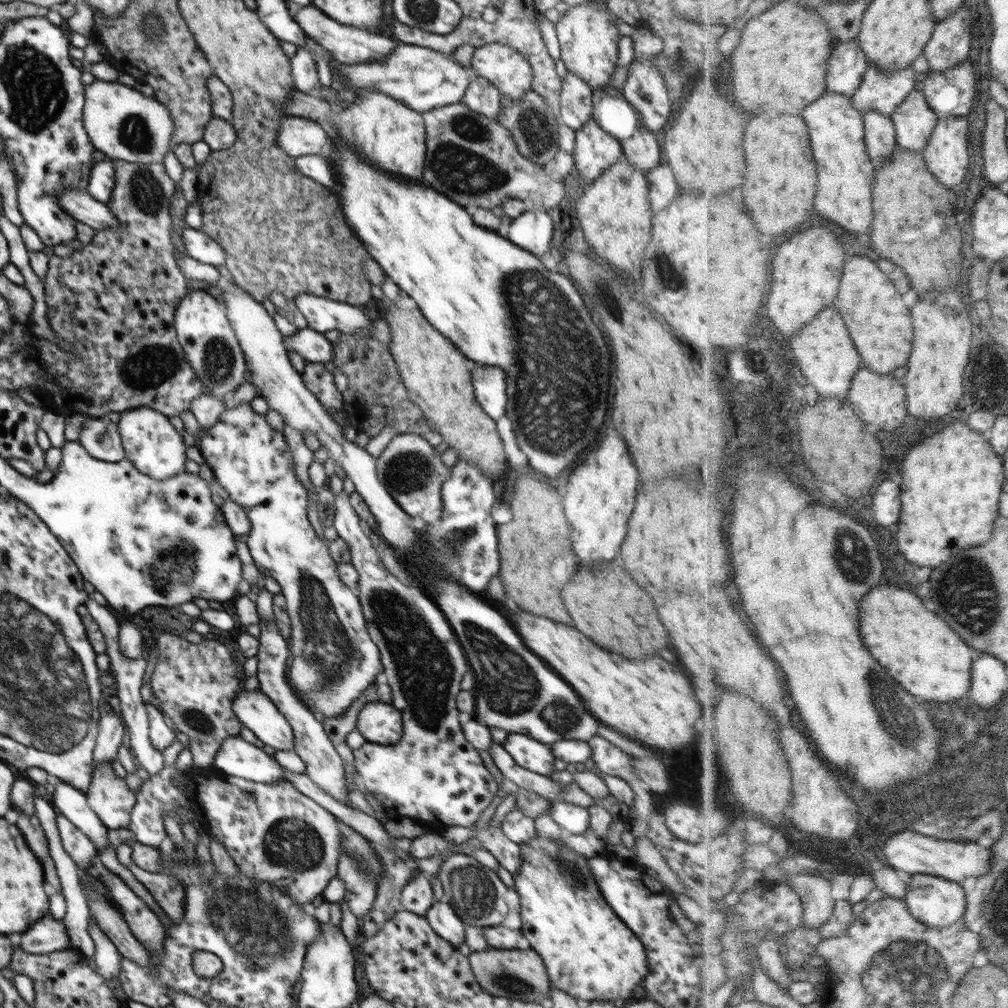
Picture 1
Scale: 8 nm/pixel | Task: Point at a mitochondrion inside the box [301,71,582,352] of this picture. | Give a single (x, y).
(460, 163)

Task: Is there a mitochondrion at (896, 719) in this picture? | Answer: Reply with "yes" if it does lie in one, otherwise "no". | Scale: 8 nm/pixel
yes

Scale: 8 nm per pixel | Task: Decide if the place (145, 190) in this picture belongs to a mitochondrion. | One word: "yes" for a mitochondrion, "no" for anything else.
yes

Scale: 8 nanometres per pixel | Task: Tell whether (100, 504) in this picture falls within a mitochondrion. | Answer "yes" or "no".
no

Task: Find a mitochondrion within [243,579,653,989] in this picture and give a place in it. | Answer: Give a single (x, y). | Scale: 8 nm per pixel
(423, 671)

